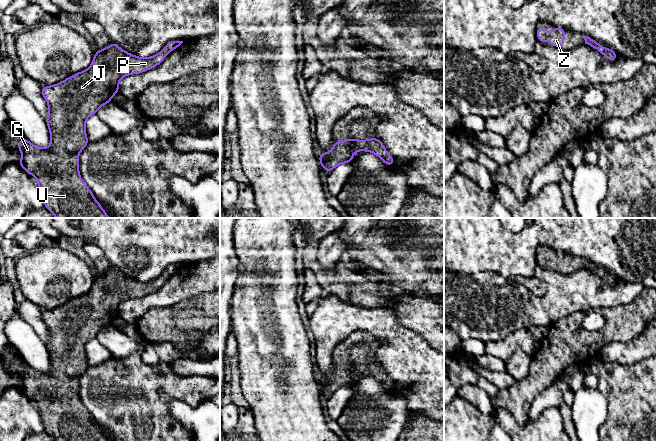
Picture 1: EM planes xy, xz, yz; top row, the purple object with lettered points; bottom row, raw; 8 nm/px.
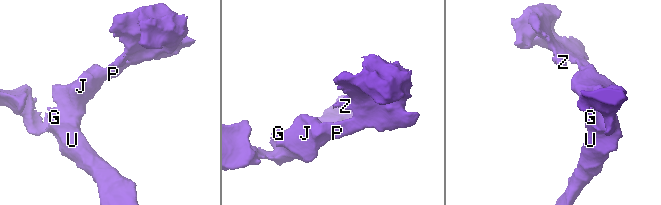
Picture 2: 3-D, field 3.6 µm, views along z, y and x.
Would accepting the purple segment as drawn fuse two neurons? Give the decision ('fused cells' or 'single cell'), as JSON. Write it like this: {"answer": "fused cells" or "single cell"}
{"answer": "single cell"}

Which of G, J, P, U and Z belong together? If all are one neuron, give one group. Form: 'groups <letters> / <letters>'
groups G J P U Z

